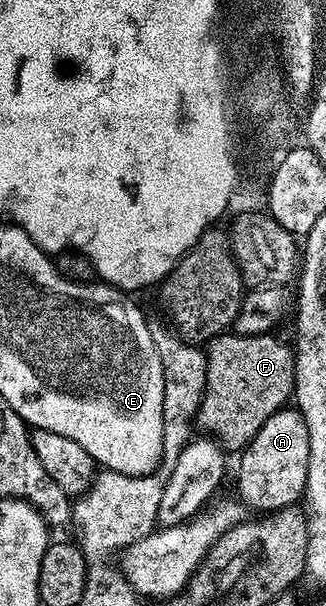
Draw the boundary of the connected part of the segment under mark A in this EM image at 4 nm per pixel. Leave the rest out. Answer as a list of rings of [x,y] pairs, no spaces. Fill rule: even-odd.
[[[294,407],[276,410],[250,440],[250,444],[241,450],[237,496],[247,506],[250,504],[254,509],[268,509],[267,511],[298,505],[306,491],[309,454],[308,423],[304,423],[302,414]]]

